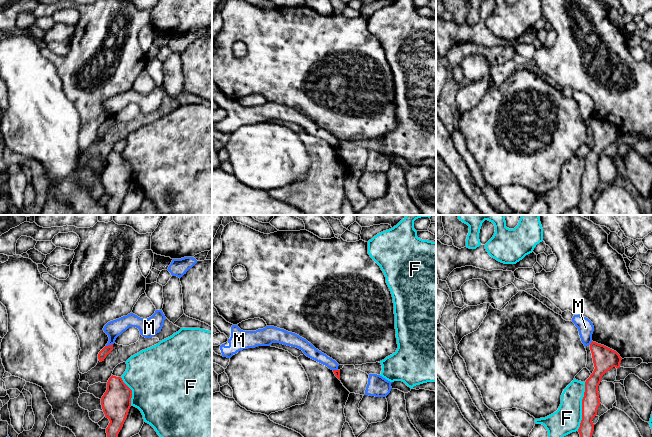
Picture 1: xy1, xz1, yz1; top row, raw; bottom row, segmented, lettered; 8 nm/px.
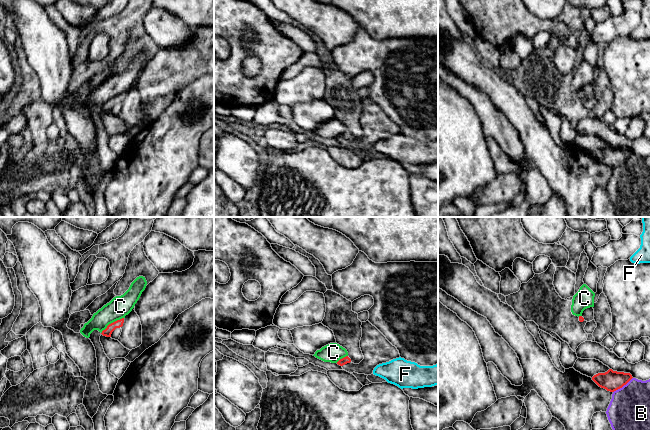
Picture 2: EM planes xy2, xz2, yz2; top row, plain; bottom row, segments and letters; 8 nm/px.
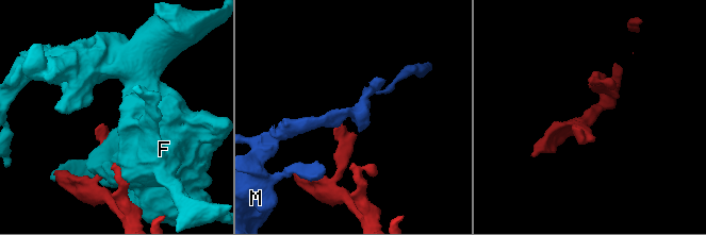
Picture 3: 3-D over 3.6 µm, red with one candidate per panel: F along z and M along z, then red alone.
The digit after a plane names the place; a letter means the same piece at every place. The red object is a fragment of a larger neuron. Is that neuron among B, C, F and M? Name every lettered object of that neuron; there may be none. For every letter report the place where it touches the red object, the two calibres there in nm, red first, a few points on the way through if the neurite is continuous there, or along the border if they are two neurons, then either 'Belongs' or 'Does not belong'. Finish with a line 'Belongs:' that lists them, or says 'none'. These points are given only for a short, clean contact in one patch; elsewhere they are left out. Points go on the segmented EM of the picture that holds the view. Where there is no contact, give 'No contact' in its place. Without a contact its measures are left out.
B: Touches red at yz2 (622, 386). Thickness 160 nm (red) against 340 nm. Does not belong
C: Touches red at xy2 (111, 323). Thickness 70 nm (red) against 170 nm. Boundary: xy2 (123, 317), (111, 322), (101, 333). Does not belong
F: Touches red at yz1 (582, 406). Thickness 140 nm (red) against 220 nm. Does not belong
M: Touches red at xy1 (109, 345). Thickness 70 nm (red) against 140 nm. Boundary: xy1 (112, 343), (106, 346). Does not belong
Belongs: none

